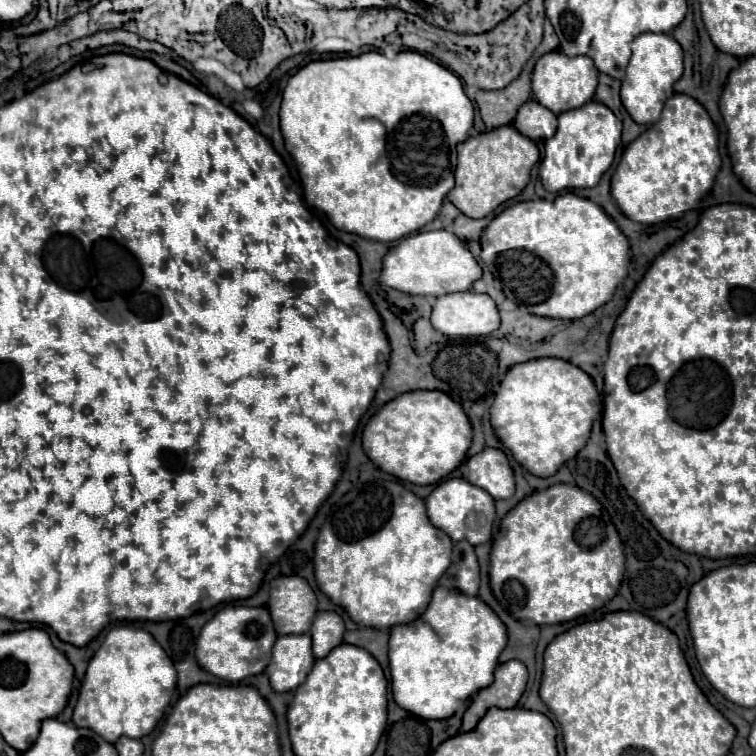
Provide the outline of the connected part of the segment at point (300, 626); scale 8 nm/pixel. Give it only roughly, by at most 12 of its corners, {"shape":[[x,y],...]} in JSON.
{"shape":[[306,579],[270,581],[278,635],[308,633],[316,595]]}

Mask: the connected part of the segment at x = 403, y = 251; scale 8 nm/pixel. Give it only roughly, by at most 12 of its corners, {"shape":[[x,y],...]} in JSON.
{"shape":[[452,231],[404,237],[378,285],[410,297],[468,291],[482,267]]}

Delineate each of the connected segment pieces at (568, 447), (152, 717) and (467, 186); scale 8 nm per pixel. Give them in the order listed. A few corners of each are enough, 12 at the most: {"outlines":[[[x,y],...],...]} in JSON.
{"outlines":[[[518,363],[495,393],[496,437],[550,477],[600,415],[588,373]],[[116,625],[88,663],[72,721],[140,739],[176,669],[144,629]],[[512,125],[458,145],[452,205],[482,219],[540,159]]]}

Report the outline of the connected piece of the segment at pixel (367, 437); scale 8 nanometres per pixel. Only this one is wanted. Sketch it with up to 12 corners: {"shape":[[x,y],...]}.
{"shape":[[440,391],[386,403],[362,433],[382,471],[430,485],[472,445]]}

